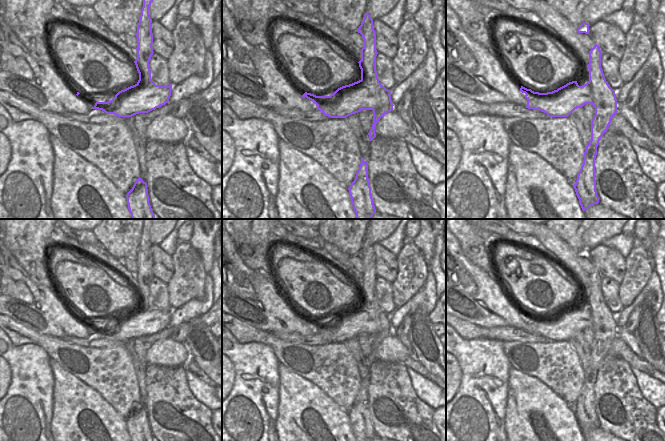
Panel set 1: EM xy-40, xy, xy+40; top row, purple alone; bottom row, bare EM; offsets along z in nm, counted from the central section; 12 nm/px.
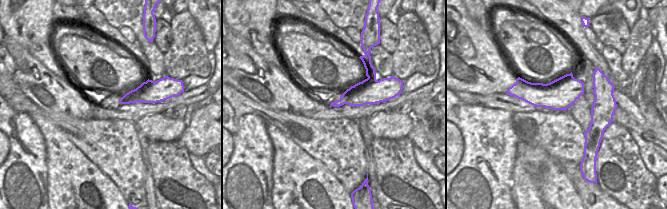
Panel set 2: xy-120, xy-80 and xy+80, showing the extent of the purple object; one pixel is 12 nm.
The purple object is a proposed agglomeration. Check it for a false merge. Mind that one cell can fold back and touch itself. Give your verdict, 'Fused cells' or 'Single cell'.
Fused cells

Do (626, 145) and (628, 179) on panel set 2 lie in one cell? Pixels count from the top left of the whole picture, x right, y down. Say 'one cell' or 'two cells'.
one cell

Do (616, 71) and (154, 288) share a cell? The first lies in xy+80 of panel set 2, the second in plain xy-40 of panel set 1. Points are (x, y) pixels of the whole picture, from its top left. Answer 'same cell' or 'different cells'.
same cell

